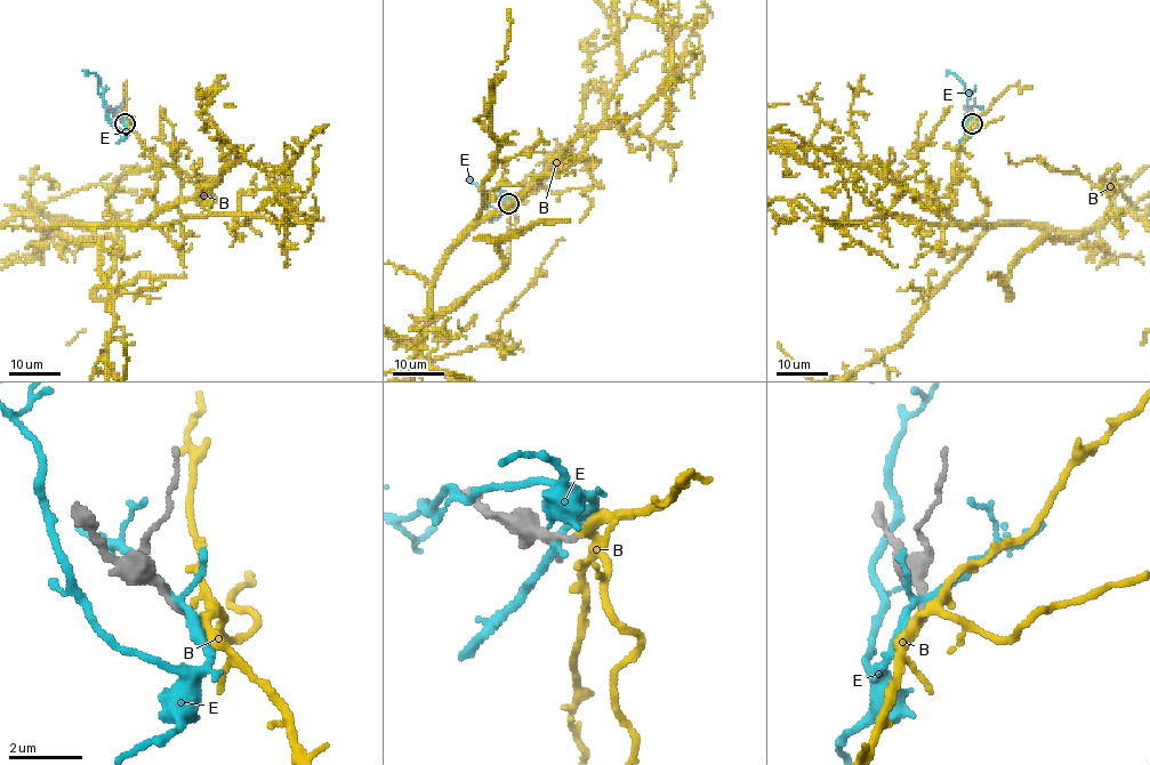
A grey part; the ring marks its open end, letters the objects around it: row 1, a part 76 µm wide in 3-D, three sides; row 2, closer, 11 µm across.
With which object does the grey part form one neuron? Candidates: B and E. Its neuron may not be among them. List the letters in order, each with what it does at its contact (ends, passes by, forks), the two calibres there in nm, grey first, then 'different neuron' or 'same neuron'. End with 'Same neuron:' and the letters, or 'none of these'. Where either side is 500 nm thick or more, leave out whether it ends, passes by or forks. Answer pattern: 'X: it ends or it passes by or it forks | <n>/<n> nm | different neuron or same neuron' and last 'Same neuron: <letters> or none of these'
B: it forks | 150/240 nm | same neuron
E: it forks | 340/190 nm | different neuron
Same neuron: B

